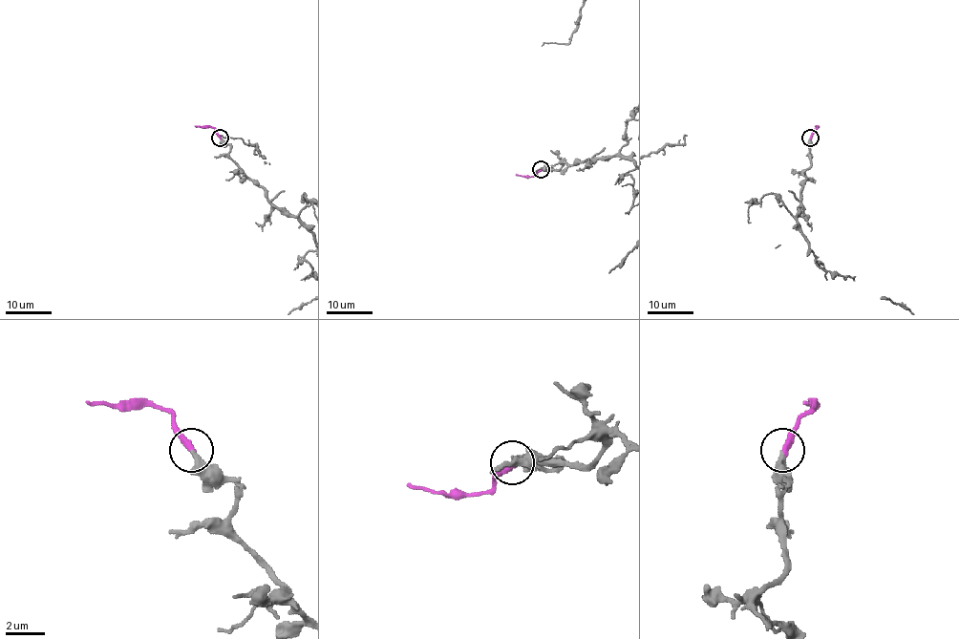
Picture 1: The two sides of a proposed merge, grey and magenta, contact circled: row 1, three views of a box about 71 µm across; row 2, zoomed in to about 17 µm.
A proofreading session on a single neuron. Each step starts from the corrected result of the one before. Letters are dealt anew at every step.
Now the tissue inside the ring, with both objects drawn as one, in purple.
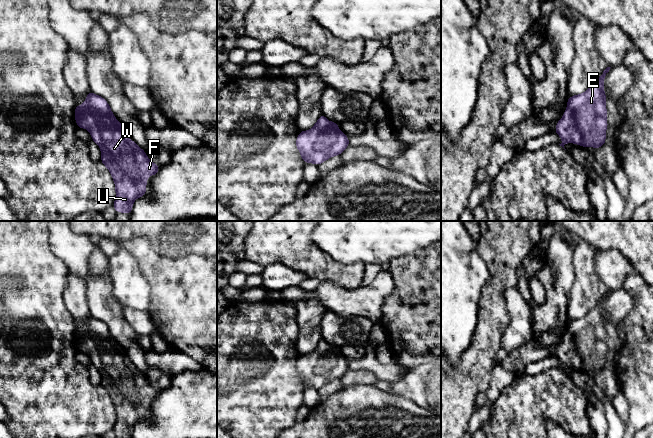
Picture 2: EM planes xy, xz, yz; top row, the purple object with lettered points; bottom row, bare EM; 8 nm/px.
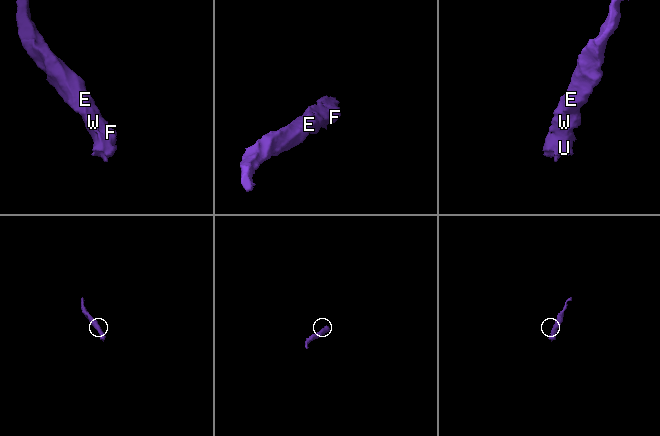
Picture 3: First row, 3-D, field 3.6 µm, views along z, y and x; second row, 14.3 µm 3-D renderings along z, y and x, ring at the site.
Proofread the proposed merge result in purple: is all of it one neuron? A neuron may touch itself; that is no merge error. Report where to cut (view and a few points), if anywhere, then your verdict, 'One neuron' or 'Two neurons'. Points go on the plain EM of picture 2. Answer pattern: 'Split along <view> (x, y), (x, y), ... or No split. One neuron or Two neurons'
No split. One neuron

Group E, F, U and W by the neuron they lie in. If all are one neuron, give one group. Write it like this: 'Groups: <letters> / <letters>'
Groups: E F U W

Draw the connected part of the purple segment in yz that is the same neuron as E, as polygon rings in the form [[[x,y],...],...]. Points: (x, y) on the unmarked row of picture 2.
[[[607,291],[601,300],[582,318],[569,320],[563,341],[556,348],[555,356],[561,361],[564,372],[566,367],[582,369],[584,373],[592,370],[595,374],[605,369],[607,347],[606,318],[604,303],[611,291]]]

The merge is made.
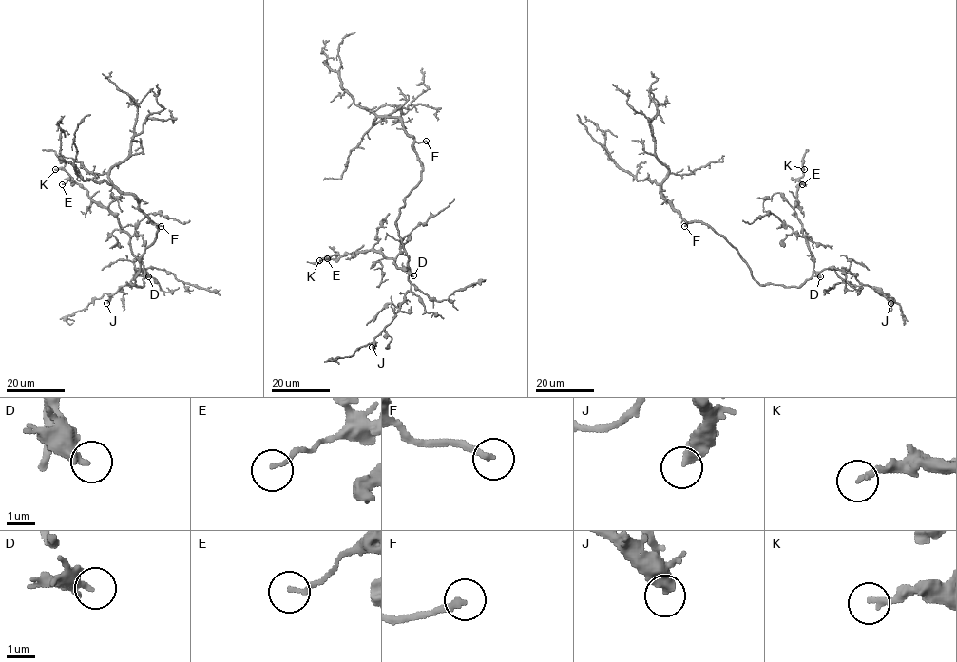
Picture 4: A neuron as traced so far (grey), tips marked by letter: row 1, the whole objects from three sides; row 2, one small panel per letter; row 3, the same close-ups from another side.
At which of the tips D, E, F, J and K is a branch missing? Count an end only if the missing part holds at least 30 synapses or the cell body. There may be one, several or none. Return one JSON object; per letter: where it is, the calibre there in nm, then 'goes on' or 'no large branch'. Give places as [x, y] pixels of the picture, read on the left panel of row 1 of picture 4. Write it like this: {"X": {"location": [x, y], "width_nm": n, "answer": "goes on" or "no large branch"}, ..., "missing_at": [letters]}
{"D": {"location": [148, 276], "width_nm": 280, "answer": "no large branch"}, "E": {"location": [62, 184], "width_nm": 140, "answer": "no large branch"}, "F": {"location": [161, 226], "width_nm": 220, "answer": "goes on"}, "J": {"location": [106, 303], "width_nm": 480, "answer": "no large branch"}, "K": {"location": [55, 169], "width_nm": 200, "answer": "no large branch"}, "missing_at": ["F"]}

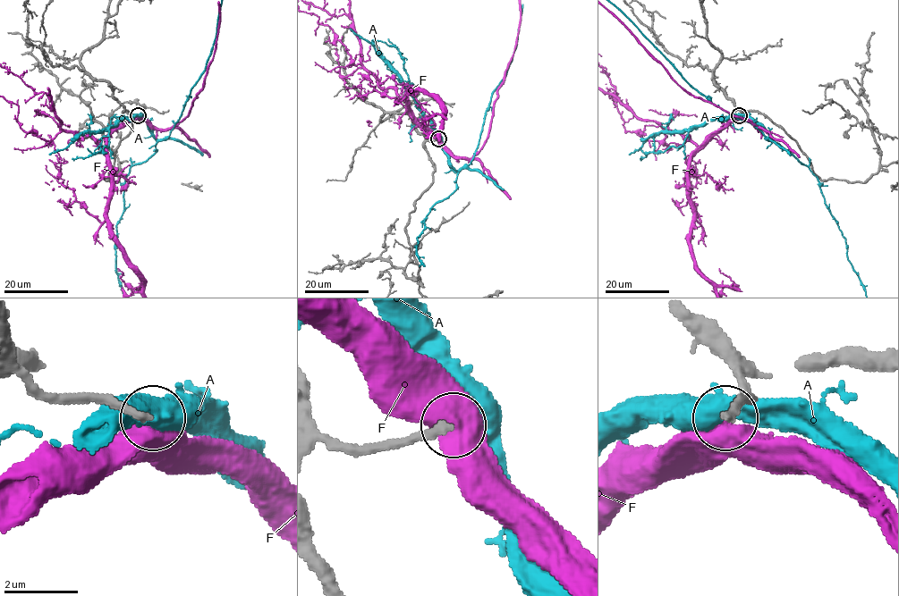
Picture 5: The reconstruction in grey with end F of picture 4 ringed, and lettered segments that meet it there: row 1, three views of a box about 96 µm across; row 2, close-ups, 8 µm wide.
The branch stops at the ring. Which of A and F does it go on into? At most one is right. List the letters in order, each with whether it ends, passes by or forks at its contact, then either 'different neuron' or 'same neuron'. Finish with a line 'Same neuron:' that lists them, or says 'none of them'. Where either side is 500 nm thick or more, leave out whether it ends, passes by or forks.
A: different neuron
F: different neuron
Same neuron: none of them

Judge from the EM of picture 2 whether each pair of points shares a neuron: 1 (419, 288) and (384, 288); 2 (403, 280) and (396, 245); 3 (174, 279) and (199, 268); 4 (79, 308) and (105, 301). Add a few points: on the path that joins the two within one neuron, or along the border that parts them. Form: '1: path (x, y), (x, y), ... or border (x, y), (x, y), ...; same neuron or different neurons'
1: border (389, 271), (394, 290), (385, 299), (381, 308); different neurons
2: border (420, 248), (394, 257), (388, 262); different neurons
3: path (180, 278), (189, 278), (193, 274); same neuron
4: border (86, 282), (86, 300), (90, 314); different neurons

